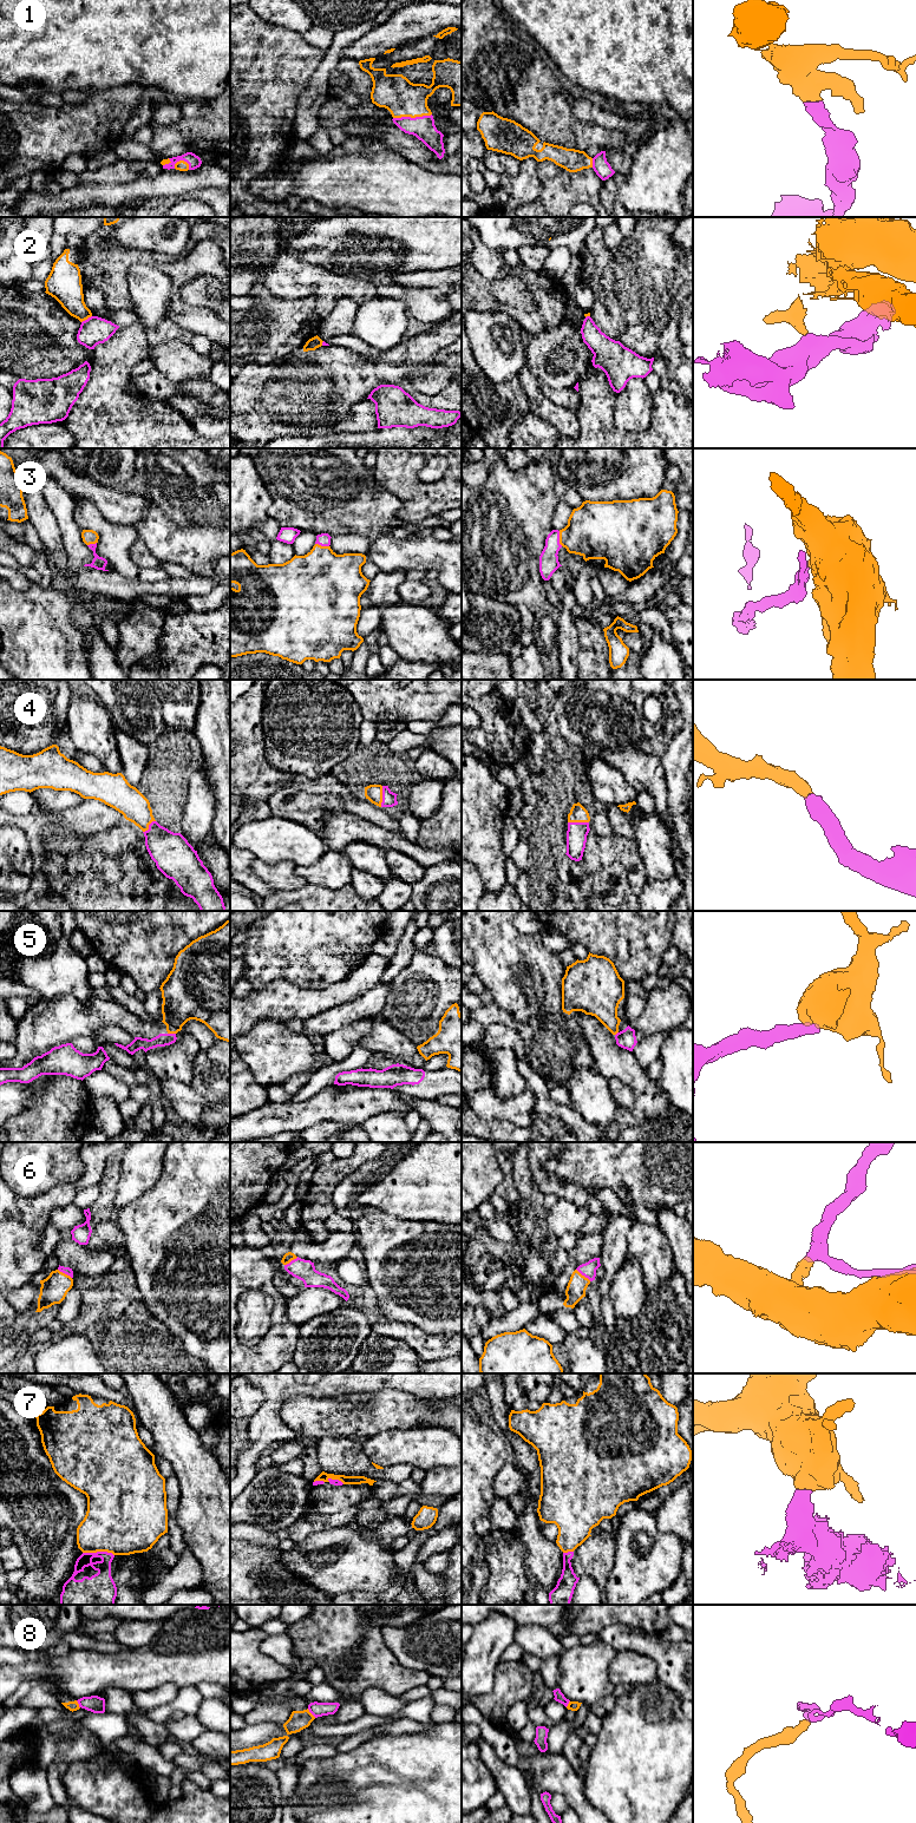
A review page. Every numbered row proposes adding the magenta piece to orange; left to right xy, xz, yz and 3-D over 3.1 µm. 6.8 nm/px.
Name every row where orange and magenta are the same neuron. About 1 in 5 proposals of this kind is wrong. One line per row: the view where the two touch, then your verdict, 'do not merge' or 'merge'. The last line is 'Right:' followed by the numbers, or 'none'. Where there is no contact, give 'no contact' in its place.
1: contact in xz; merge
2: contact in xy; do not merge
3: contact in yz; merge
4: contact in xz; merge
5: contact in xy; do not merge
6: contact in yz; merge
7: contact in xy; do not merge
8: contact in xz; do not merge
Right: 1, 3, 4, 6

